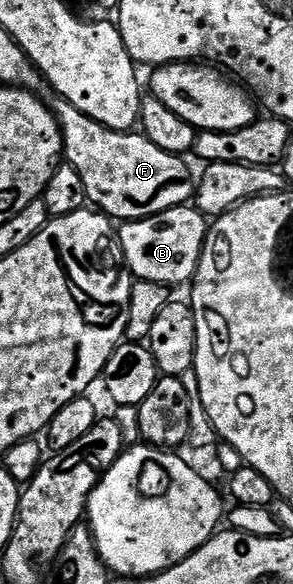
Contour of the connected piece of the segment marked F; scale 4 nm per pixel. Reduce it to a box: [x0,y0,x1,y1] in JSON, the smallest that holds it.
[49,96,196,223]

